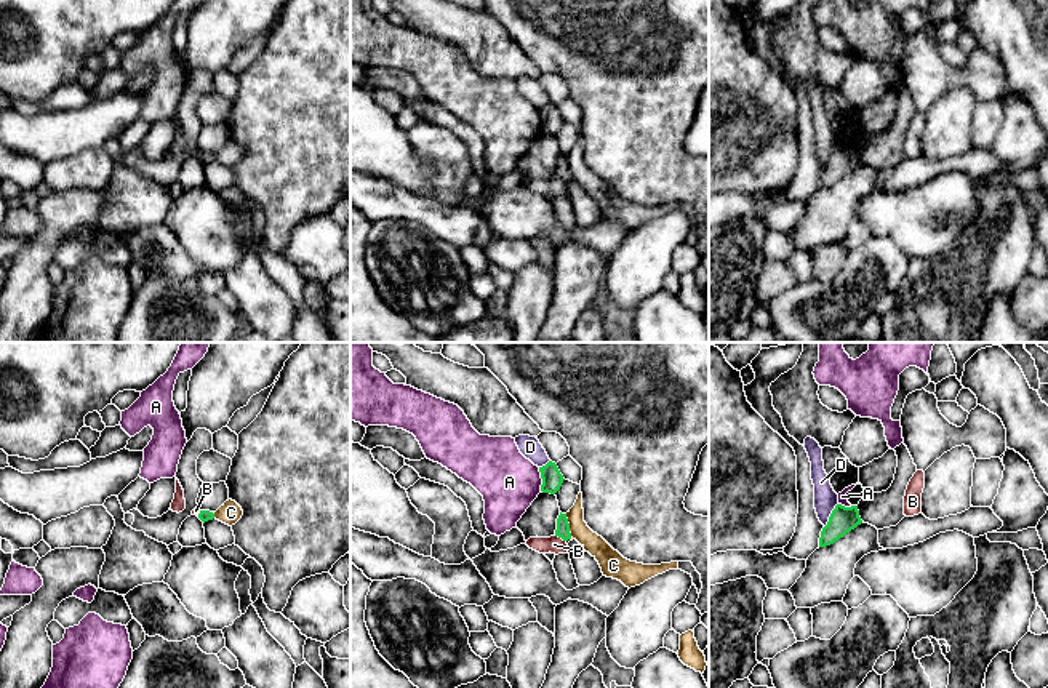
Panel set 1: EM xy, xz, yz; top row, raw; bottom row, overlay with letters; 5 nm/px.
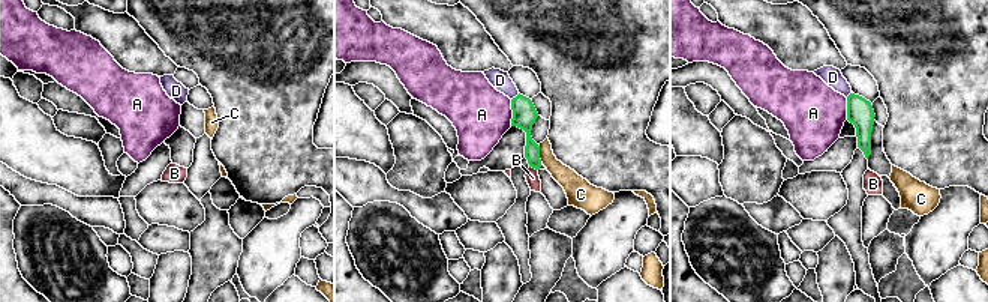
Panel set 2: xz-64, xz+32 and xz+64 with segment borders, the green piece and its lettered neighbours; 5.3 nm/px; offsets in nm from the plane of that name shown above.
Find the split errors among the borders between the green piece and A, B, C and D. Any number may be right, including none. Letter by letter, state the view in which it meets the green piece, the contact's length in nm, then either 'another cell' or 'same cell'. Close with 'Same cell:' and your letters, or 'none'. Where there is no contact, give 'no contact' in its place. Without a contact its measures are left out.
A: meets green in xz; contact 120 nm long; another cell
B: meets green in xz; contact 70 nm long; another cell
C: meets green in xz; contact 120 nm long; another cell
D: meets green in yz; contact 140 nm long; another cell
Same cell: none

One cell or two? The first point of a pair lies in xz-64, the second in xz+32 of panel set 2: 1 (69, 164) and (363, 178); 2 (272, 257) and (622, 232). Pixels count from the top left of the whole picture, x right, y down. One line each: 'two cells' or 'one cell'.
1: two cells
2: one cell

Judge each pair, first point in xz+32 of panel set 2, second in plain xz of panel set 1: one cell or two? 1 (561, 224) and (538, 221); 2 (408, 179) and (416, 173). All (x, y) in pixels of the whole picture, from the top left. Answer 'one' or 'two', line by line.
1: one
2: two

